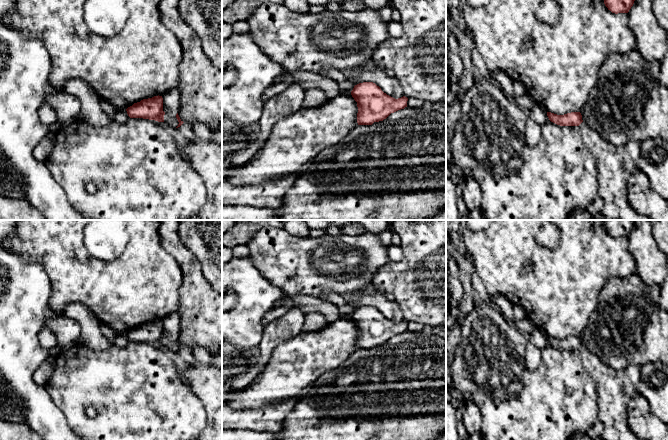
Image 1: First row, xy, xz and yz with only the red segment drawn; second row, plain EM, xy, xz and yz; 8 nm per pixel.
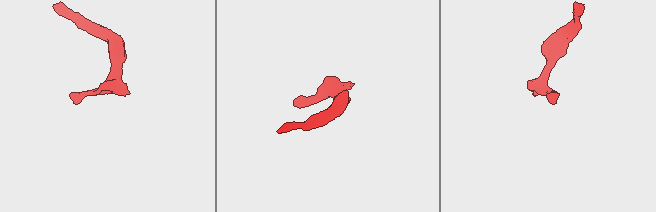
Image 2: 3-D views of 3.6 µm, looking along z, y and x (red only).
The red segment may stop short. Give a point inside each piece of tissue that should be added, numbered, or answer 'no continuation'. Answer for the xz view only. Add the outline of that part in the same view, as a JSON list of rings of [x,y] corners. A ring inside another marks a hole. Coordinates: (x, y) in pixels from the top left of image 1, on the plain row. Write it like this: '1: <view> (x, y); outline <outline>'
no continuation

